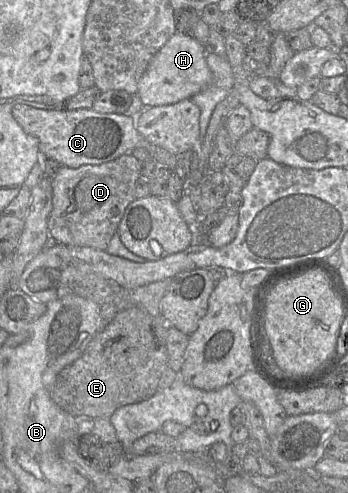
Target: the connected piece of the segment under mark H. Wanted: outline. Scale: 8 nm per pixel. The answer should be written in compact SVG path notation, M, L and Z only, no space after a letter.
M175 32L153 56L138 82L137 95L144 106L159 106L190 99L212 81L204 45L194 37Z

